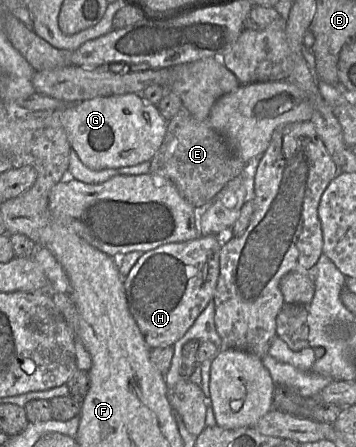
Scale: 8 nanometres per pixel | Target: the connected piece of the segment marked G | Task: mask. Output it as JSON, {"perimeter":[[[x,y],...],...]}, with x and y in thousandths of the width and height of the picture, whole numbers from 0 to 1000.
{"perimeter":[[[379,208],[191,233],[166,266],[202,333],[233,367],[258,380],[365,374],[421,360],[447,336],[469,293],[469,268],[441,237],[410,226],[399,210]]]}

